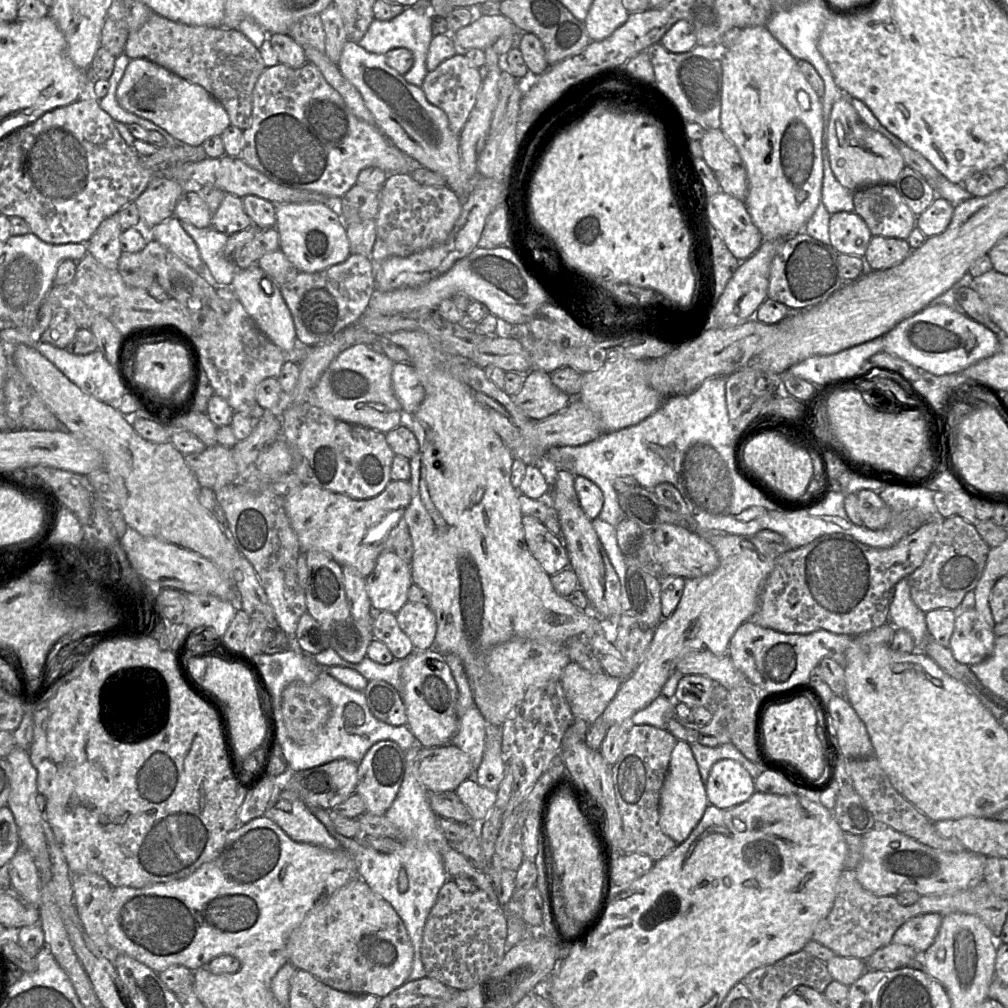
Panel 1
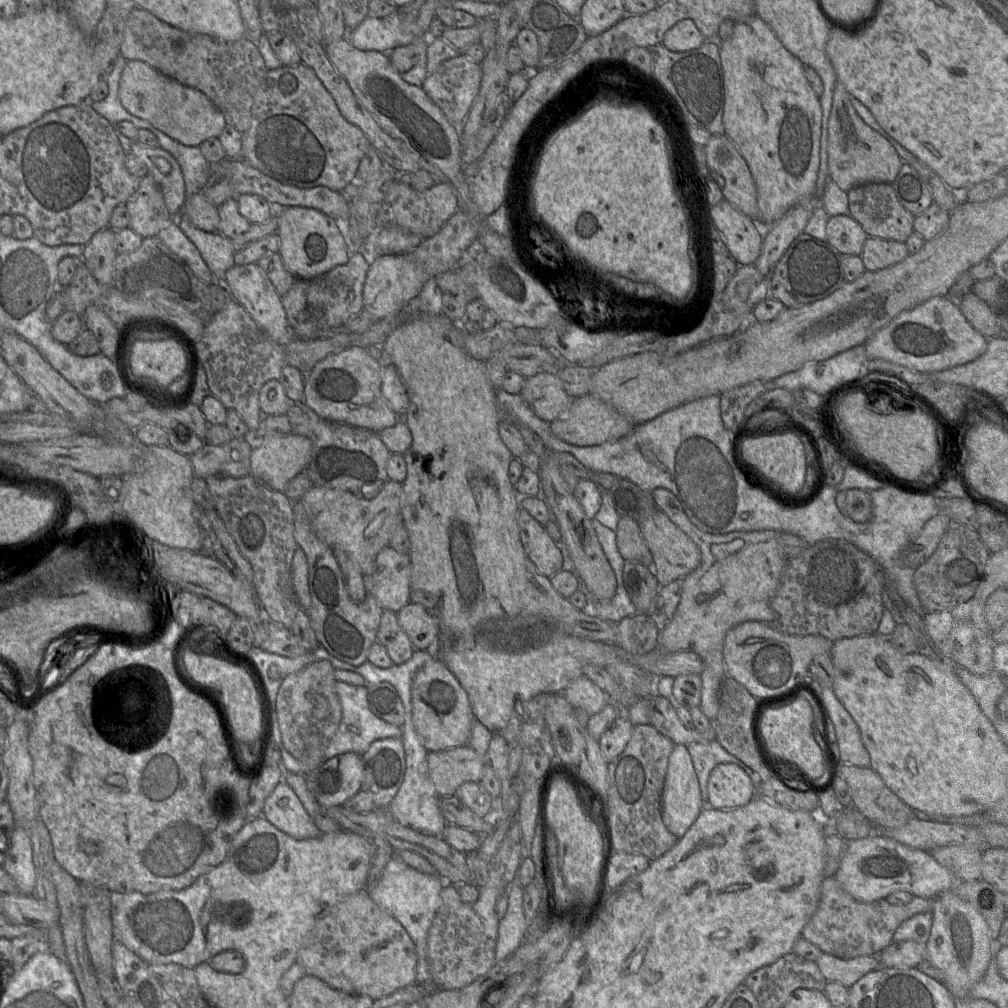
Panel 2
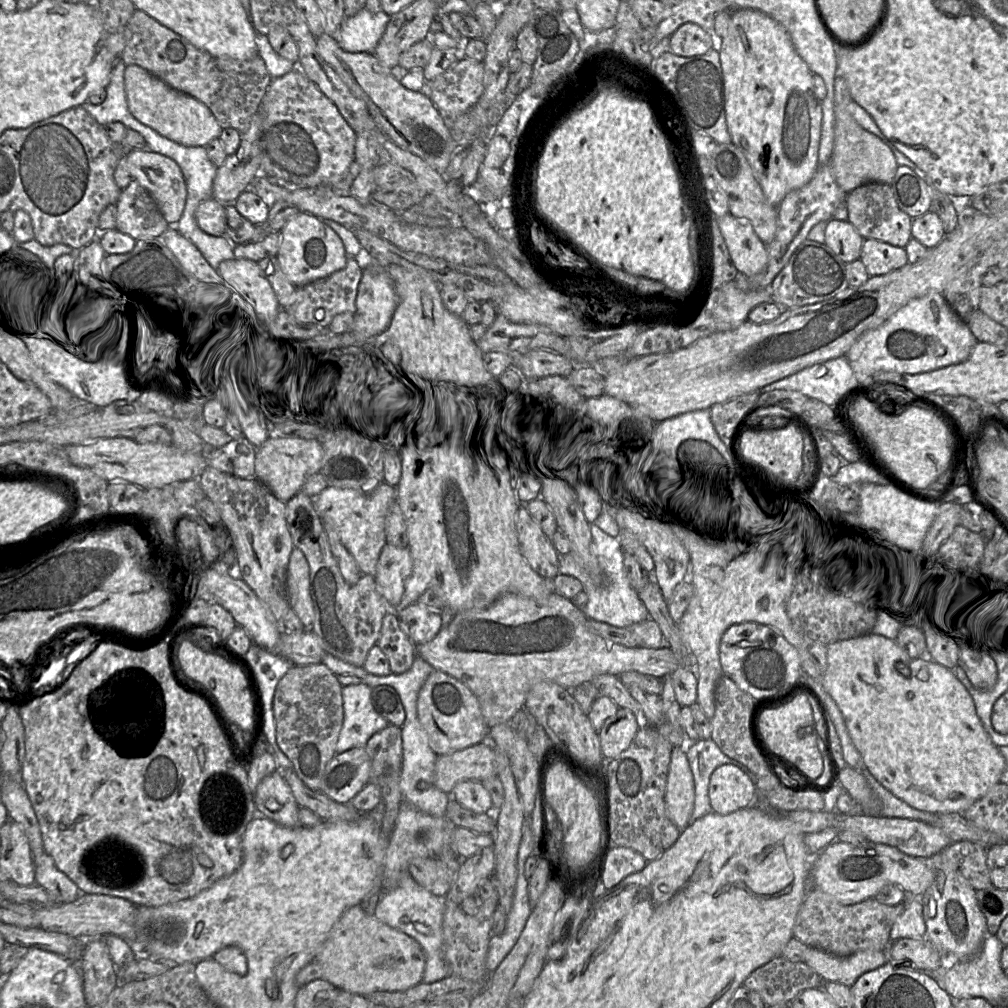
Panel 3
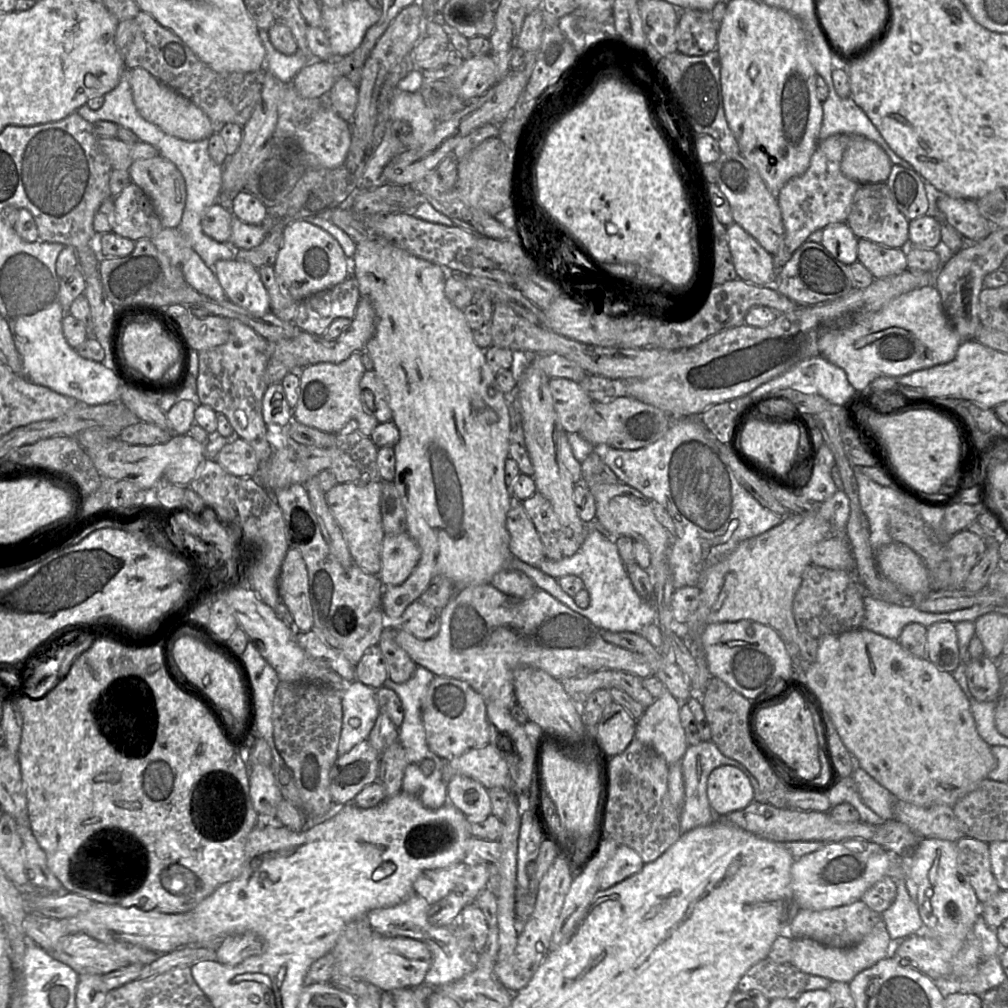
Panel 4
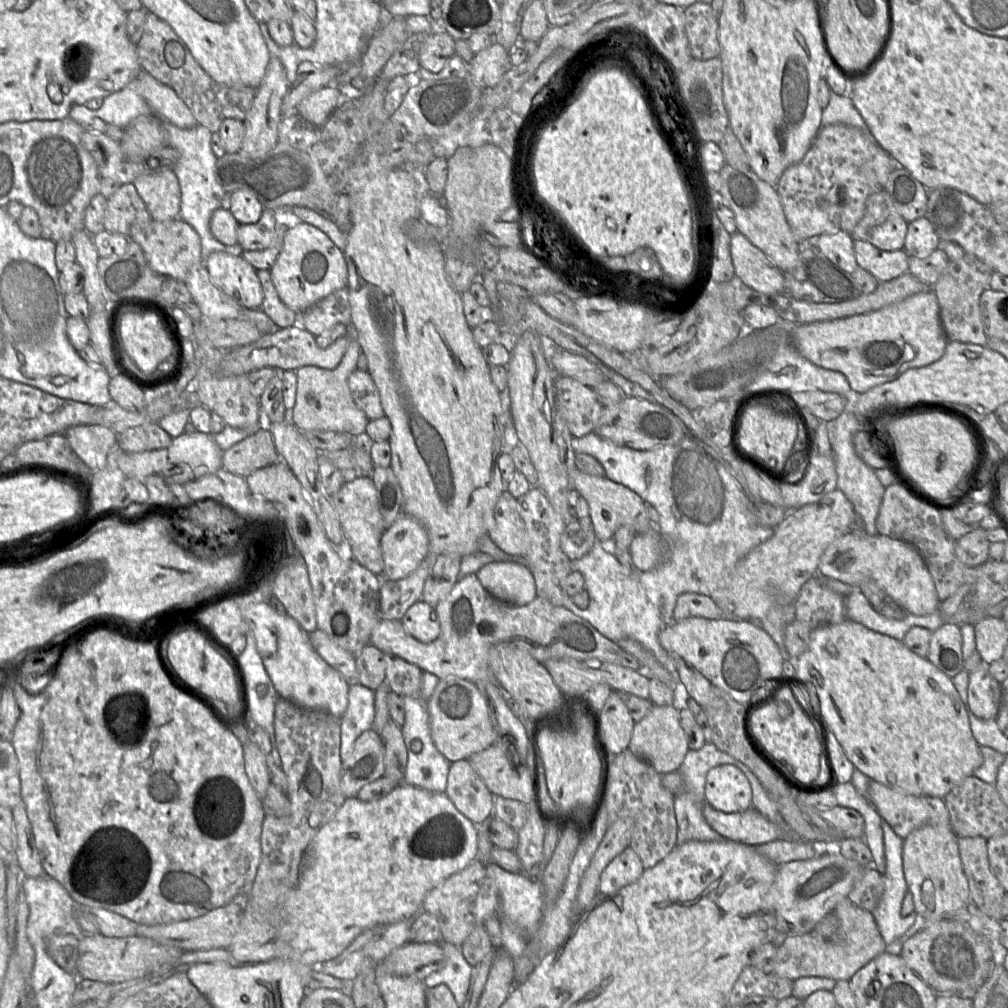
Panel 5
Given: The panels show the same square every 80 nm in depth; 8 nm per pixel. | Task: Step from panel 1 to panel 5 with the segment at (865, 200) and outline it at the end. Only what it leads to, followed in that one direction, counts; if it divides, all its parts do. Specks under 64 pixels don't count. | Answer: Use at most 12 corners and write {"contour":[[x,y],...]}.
{"contour":[[882,189],[866,199],[851,236],[880,250],[904,247],[908,222]]}

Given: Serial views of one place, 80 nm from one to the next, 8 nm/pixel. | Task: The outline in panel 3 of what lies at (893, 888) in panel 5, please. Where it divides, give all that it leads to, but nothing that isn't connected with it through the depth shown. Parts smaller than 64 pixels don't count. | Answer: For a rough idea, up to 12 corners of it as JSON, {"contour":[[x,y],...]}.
{"contour":[[907,894],[905,909],[893,923],[891,942],[926,939],[919,897]]}

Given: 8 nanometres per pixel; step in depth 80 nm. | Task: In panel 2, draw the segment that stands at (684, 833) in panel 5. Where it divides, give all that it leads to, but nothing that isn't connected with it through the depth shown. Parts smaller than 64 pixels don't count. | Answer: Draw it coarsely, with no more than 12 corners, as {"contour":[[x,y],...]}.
{"contour":[[718,741],[691,743],[687,750],[698,778],[703,808],[710,773],[722,763],[742,768],[761,796],[760,776]]}

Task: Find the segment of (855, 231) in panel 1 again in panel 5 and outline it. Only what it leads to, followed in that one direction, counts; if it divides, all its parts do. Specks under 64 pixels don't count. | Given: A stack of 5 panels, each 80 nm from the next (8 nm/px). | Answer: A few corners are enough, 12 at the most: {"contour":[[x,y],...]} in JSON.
{"contour":[[851,234],[819,236],[817,247],[848,273],[858,264]]}

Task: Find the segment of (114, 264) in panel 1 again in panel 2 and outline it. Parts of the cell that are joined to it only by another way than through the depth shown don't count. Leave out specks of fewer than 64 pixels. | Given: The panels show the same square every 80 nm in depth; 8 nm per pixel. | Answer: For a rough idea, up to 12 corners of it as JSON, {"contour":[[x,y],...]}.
{"contour":[[115,230],[95,233],[81,260],[98,282],[113,285]]}

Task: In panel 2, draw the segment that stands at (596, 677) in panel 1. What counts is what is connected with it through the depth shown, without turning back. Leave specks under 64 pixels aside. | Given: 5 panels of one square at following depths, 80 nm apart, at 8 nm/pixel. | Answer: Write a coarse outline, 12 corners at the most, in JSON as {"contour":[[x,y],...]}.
{"contour":[[584,675],[562,694],[589,716],[611,698]]}

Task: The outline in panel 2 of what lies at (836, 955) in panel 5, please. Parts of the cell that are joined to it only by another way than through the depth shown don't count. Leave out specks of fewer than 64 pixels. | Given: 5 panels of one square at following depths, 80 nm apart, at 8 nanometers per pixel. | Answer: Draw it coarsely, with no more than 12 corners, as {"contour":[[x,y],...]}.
{"contour":[[876,955],[815,962],[827,981],[851,987],[880,967]]}

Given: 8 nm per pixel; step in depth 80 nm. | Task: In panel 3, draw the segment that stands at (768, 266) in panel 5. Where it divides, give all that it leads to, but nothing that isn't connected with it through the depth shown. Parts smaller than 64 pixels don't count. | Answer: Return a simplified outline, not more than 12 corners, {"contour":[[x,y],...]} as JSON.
{"contour":[[717,222],[738,272],[760,273],[768,253],[752,225]]}

